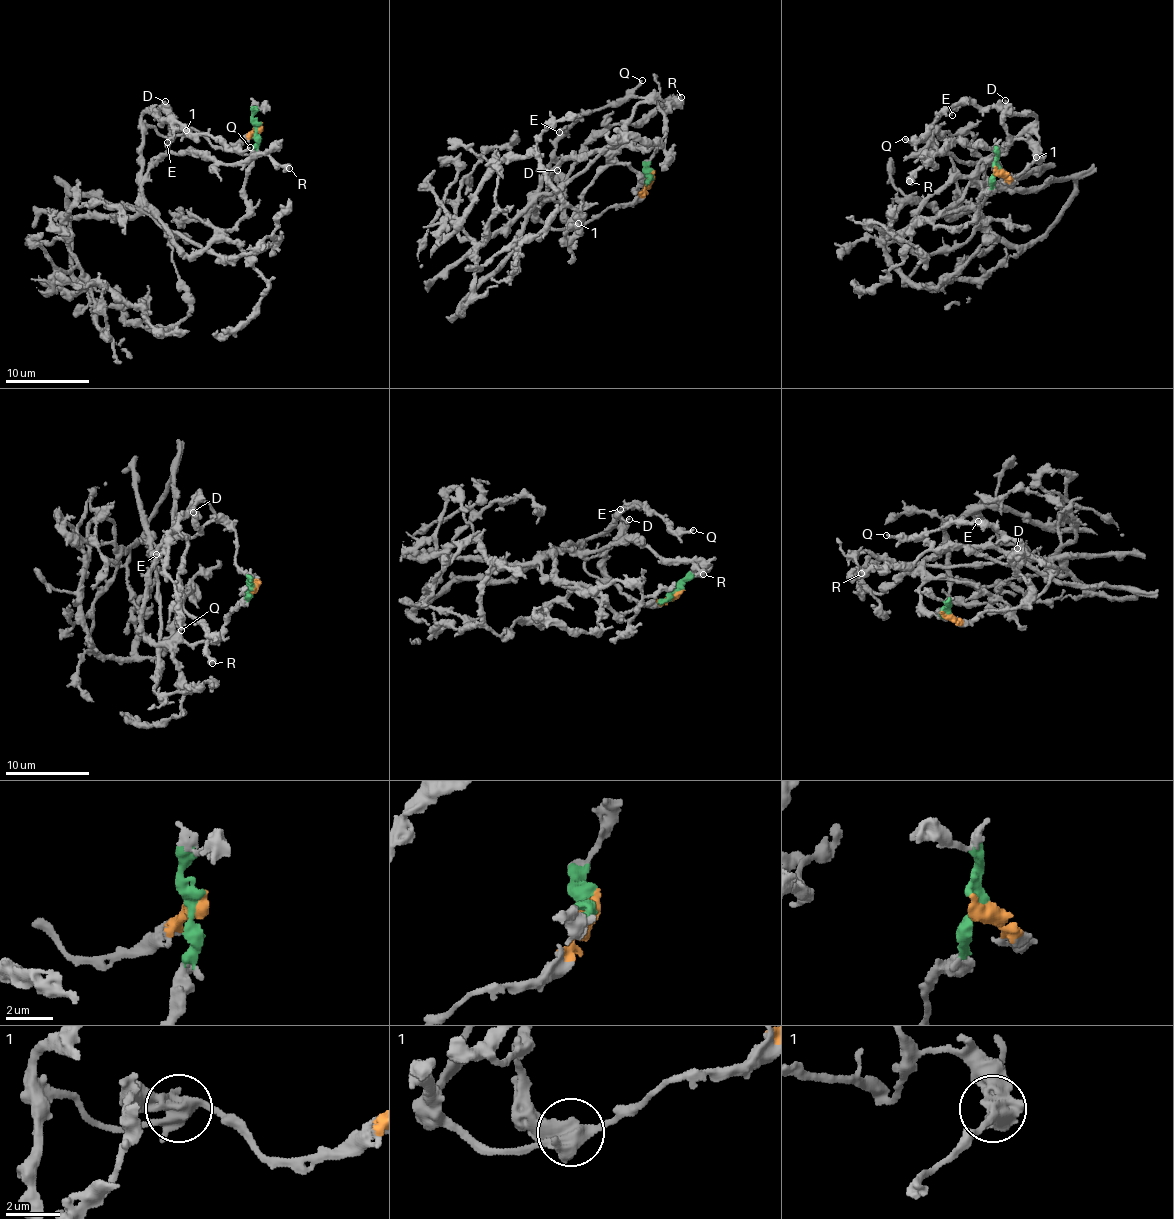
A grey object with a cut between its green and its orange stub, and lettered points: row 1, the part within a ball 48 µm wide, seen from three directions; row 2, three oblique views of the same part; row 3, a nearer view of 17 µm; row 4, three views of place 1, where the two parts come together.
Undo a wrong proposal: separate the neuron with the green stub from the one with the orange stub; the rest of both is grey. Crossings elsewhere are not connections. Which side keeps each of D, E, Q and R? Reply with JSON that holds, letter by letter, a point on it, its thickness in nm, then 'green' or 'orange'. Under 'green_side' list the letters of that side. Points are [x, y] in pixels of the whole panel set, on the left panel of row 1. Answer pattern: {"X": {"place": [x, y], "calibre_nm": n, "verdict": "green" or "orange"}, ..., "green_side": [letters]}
{"D": {"place": [165, 101], "calibre_nm": 280, "verdict": "green"}, "E": {"place": [167, 142], "calibre_nm": 170, "verdict": "orange"}, "Q": {"place": [250, 147], "calibre_nm": 190, "verdict": "orange"}, "R": {"place": [289, 168], "calibre_nm": 600, "verdict": "green"}, "green_side": ["D", "R"]}

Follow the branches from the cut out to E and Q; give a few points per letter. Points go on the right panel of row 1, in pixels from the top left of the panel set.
E: (996, 168), (1000, 176), (1013, 181), (1013, 178), (1036, 160), (1036, 117), (967, 103), (956, 108), (952, 115)
Q: (996, 168), (1013, 181), (1036, 160), (1036, 117), (967, 103), (940, 112), (931, 127), (912, 142), (904, 138)

